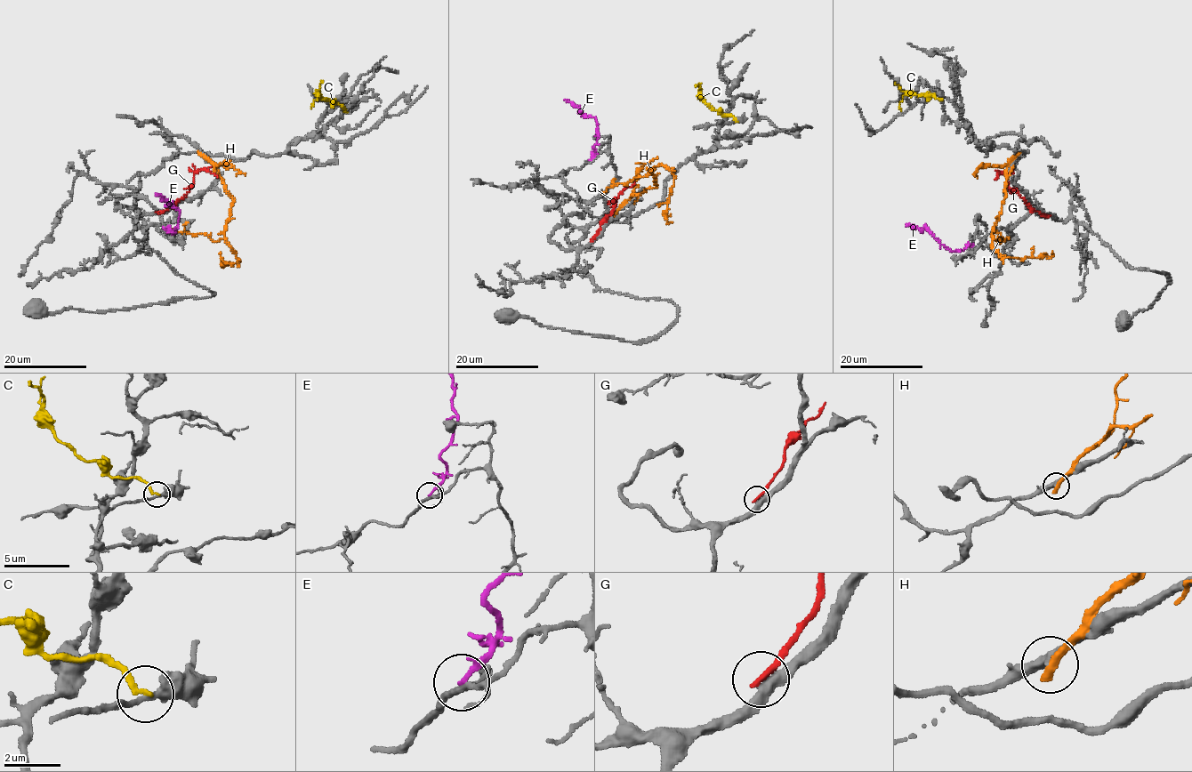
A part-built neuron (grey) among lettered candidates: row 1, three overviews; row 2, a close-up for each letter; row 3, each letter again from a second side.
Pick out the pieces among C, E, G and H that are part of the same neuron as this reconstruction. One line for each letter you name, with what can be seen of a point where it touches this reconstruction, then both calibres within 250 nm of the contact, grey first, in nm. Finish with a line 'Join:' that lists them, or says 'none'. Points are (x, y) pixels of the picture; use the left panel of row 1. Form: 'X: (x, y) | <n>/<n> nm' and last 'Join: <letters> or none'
Join: none

